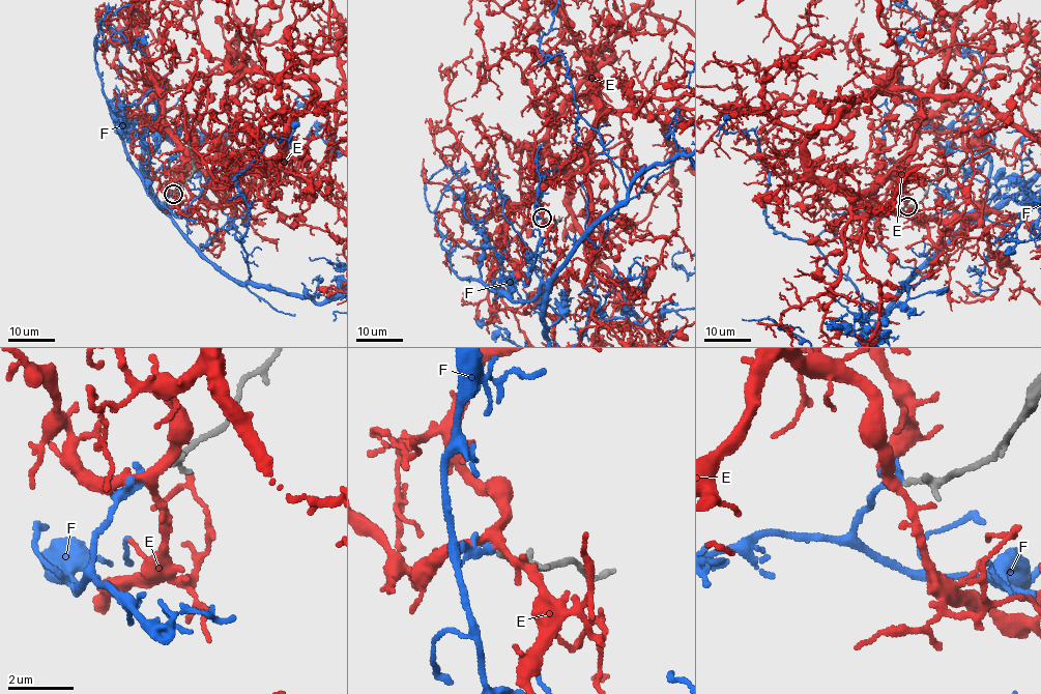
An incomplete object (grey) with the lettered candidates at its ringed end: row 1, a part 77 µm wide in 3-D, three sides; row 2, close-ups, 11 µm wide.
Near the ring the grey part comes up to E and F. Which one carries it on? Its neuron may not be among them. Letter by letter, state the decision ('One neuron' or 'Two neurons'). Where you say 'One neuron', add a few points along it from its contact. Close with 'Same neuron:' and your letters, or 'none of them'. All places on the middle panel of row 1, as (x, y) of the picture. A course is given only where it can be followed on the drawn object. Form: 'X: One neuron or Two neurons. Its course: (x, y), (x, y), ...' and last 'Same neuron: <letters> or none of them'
E: Two neurons
F: One neuron
Same neuron: F

